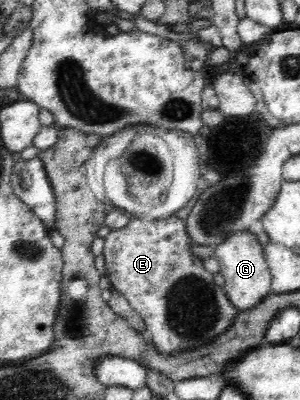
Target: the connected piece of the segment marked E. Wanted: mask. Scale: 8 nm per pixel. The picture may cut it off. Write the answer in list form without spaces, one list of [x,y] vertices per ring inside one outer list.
[[[176,215],[168,216],[168,218],[162,220],[147,221],[138,218],[131,217],[129,223],[120,230],[111,230],[110,233],[104,238],[104,252],[102,252],[105,258],[106,275],[110,279],[112,288],[119,290],[130,303],[134,312],[137,312],[145,323],[145,333],[147,336],[152,336],[152,343],[156,345],[156,349],[164,355],[181,351],[182,349],[191,349],[198,345],[205,345],[210,342],[215,336],[222,334],[234,320],[237,315],[235,306],[230,302],[225,292],[219,290],[216,283],[212,279],[213,274],[210,273],[204,267],[202,258],[190,252],[193,241],[186,231],[186,221],[176,217]]]

